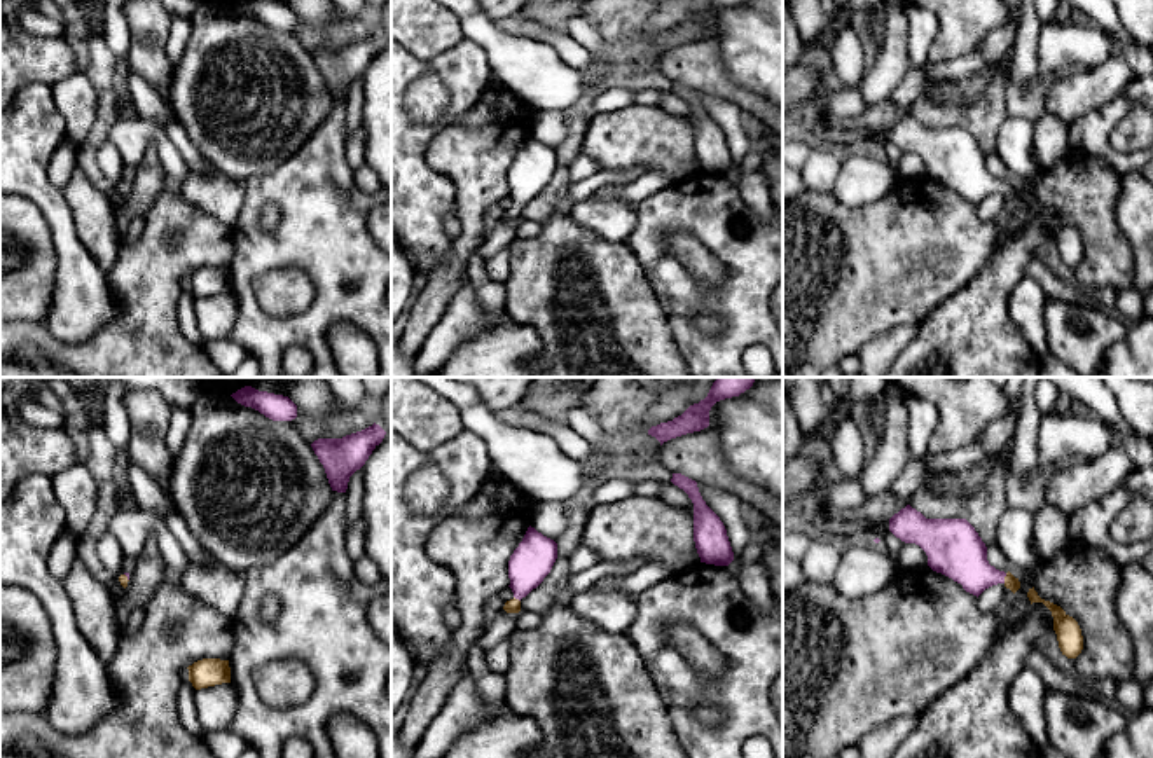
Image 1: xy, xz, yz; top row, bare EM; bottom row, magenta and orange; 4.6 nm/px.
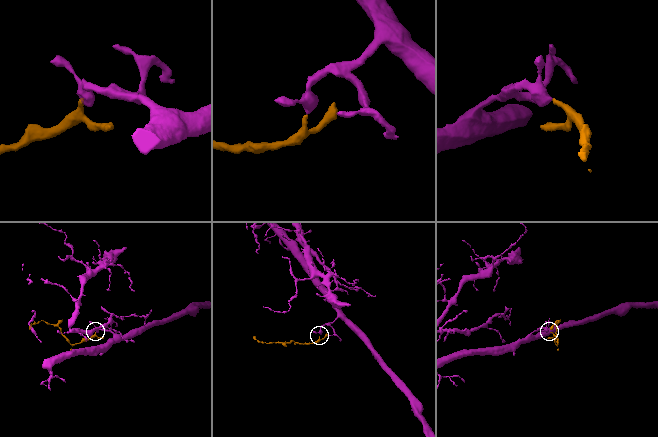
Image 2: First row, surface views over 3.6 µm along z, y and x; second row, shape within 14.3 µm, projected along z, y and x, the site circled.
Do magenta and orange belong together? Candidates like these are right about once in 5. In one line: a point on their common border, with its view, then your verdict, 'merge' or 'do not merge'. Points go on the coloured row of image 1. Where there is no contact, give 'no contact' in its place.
contact yz (1003, 578); merge

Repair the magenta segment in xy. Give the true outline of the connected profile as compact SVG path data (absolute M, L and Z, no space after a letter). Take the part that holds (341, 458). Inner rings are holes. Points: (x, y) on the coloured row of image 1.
M374 423L342 438L318 438L311 444L325 468L332 491L346 493L349 477L365 465L384 435L386 431Z

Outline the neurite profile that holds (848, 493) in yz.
M842 479L839 482L823 482L814 496L814 505L825 506L826 512L835 508L861 508L868 496L858 479Z

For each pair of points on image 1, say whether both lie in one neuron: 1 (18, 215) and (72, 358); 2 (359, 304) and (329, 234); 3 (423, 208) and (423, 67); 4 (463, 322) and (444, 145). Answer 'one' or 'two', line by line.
1: two
2: one
3: one
4: two

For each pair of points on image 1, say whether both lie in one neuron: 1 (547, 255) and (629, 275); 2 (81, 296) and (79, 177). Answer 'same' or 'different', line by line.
1: same
2: different

